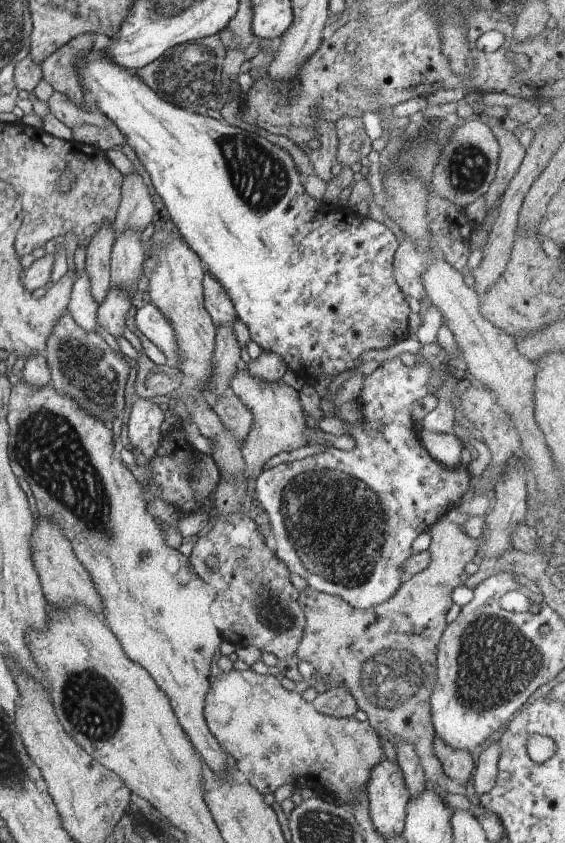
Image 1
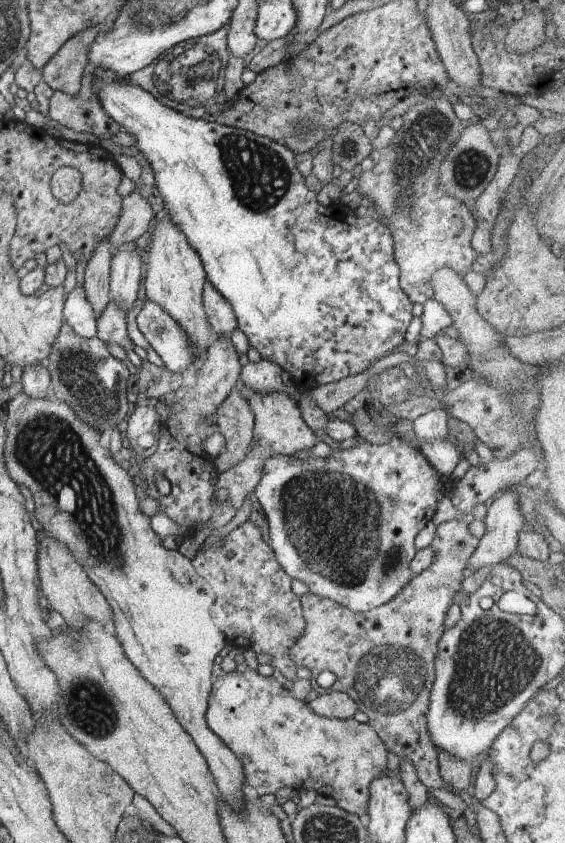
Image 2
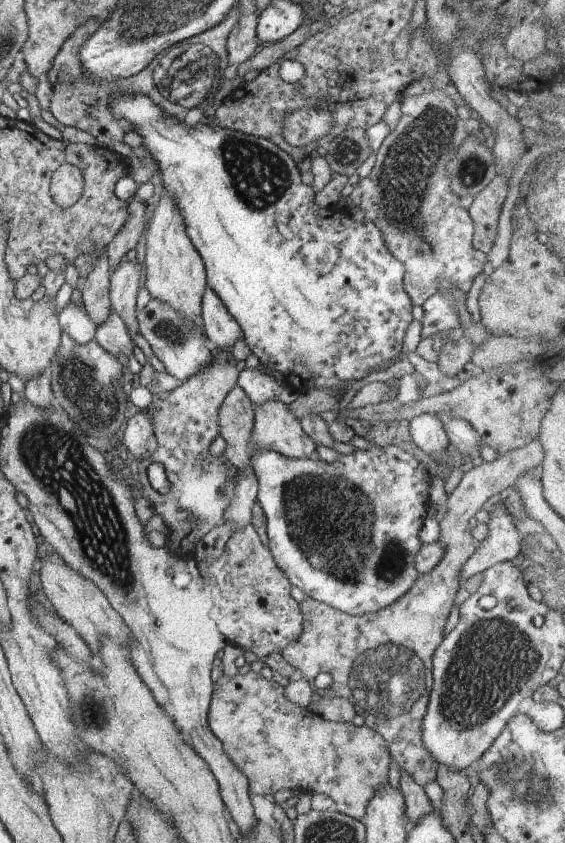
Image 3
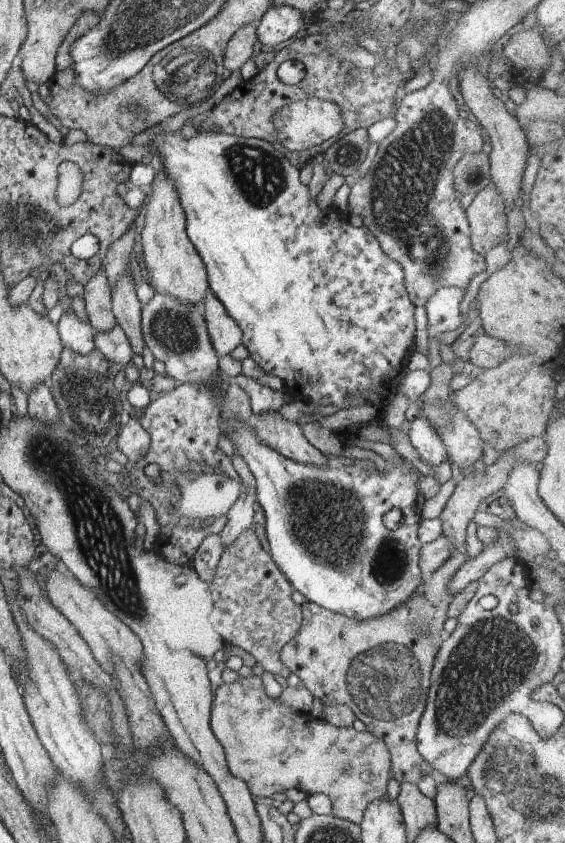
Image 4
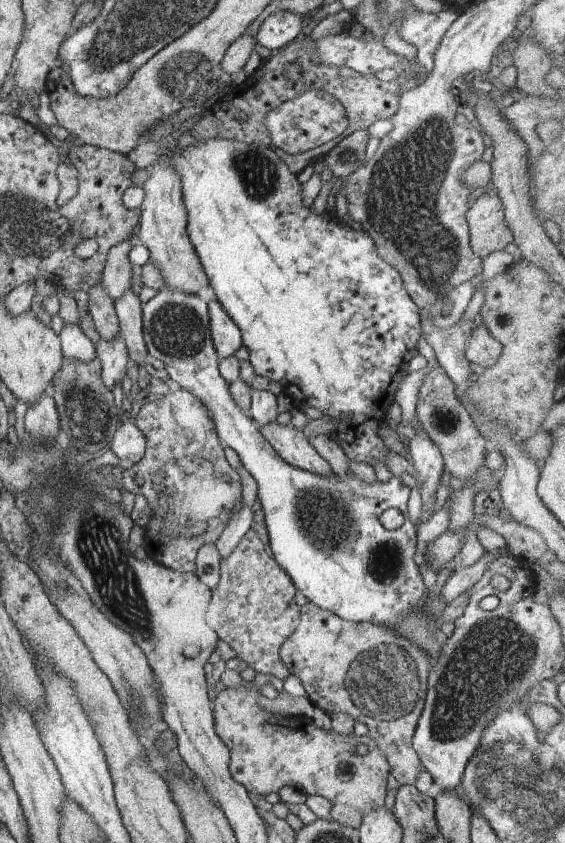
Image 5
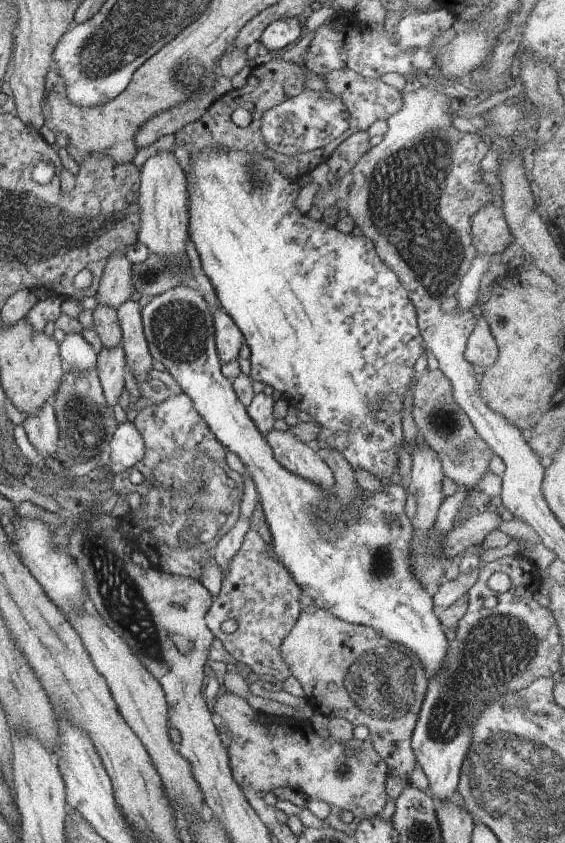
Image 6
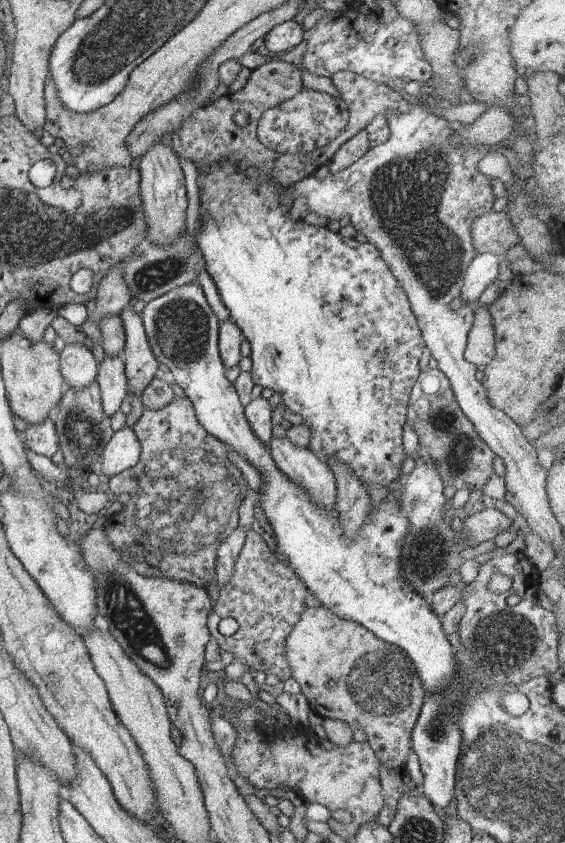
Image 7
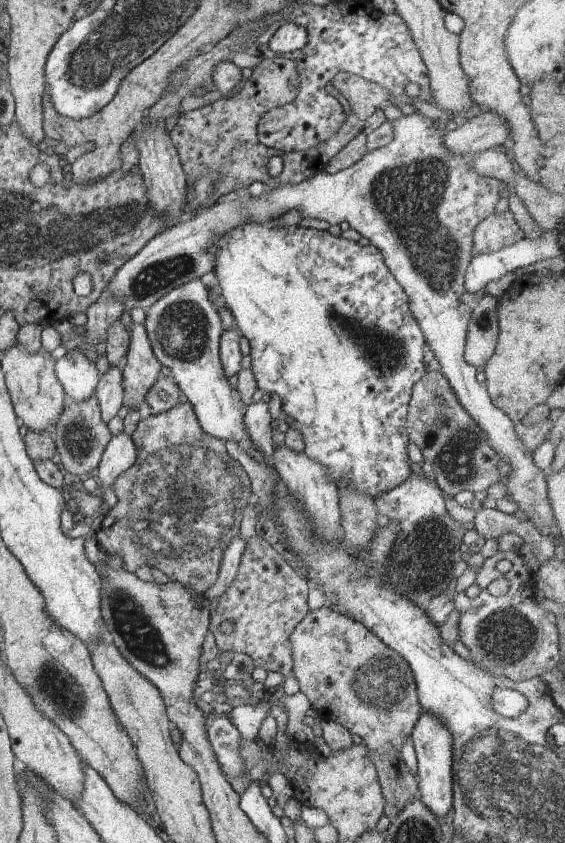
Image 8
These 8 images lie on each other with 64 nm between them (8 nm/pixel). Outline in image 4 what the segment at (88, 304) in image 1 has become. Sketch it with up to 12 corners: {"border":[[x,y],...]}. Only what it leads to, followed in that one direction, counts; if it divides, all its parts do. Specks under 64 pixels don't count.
{"border":[[74,312],[62,313],[61,341],[88,355],[95,348],[94,327]]}

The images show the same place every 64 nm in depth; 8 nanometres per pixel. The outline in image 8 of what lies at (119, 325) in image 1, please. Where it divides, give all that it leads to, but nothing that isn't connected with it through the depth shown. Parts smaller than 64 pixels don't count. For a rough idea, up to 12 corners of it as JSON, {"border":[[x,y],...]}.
{"border":[[121,365],[99,375],[95,394],[106,423],[124,404]]}

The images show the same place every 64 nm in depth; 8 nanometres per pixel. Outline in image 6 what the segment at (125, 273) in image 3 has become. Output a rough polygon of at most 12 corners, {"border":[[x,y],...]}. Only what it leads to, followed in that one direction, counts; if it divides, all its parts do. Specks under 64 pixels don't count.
{"border":[[128,299],[115,308],[127,364],[137,381],[152,368],[141,308]]}

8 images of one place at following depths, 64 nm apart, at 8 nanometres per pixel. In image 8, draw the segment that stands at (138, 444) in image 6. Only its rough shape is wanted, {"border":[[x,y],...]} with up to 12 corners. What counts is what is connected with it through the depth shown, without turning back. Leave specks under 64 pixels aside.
{"border":[[133,435],[110,439],[97,466],[106,506],[119,502],[111,486],[136,464]]}

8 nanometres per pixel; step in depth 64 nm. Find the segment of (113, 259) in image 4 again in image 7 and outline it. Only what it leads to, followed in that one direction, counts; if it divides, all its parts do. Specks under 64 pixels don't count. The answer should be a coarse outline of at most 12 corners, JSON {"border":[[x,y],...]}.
{"border":[[109,268],[100,280],[90,320],[118,315],[132,296],[123,269]]}

